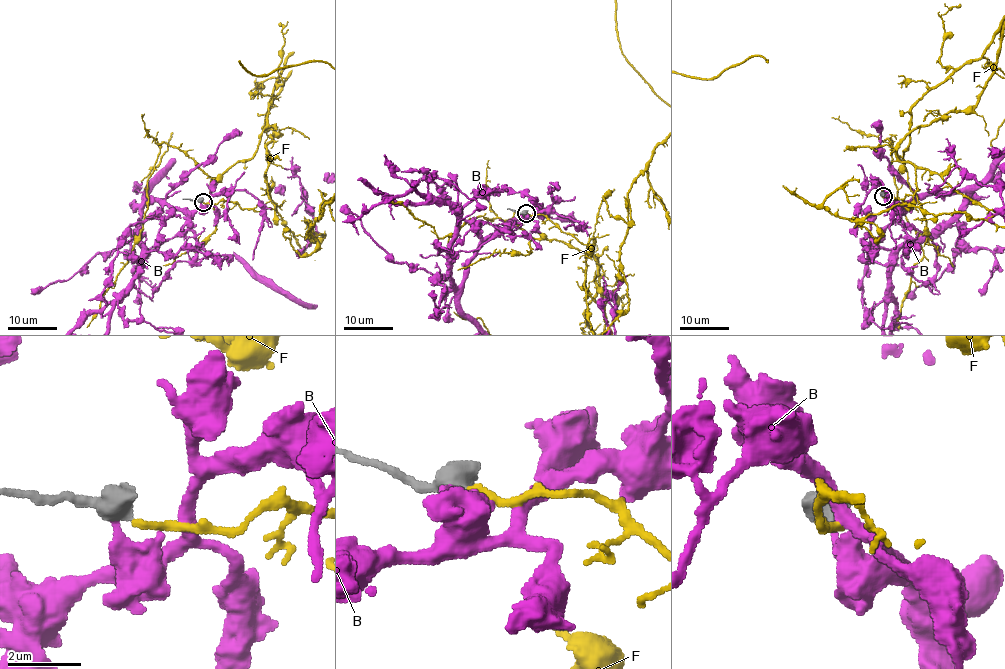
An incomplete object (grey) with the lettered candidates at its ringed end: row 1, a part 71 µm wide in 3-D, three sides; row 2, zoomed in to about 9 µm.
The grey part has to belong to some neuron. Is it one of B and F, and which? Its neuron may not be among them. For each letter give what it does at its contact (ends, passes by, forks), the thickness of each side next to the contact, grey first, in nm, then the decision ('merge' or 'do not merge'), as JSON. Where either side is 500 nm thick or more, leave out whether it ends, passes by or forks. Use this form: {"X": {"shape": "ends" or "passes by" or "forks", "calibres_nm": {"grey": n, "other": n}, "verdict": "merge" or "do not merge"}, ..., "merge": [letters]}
{"B": {"calibres_nm": {"grey": 700, "other": 280}, "verdict": "do not merge"}, "F": {"calibres_nm": {"grey": 650, "other": 200}, "verdict": "merge"}, "merge": ["F"]}

